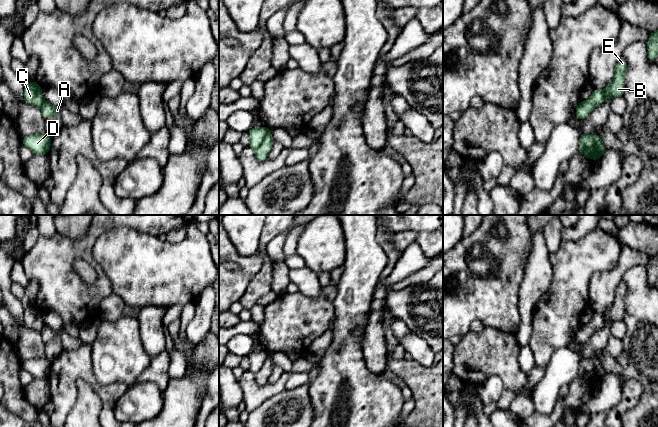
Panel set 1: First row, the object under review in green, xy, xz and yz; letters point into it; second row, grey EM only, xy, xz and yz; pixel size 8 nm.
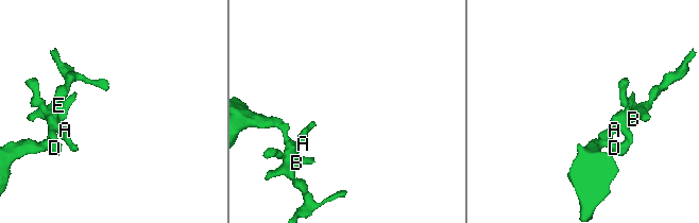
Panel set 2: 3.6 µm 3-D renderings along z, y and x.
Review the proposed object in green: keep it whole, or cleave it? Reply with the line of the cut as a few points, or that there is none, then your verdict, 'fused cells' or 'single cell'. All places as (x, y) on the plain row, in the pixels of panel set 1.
cut in xz along (268, 353), (263, 365), (254, 374); fused cells

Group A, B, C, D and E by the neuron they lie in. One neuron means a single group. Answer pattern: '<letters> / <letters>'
A B E / C D

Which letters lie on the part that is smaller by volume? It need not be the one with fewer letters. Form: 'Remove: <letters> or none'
Remove: A, B, E

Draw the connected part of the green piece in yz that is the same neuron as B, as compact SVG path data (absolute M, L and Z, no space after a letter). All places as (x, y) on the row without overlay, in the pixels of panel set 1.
M621 281L616 288L614 301L611 307L604 313L594 313L592 320L588 324L581 325L576 331L575 338L577 344L582 344L589 340L595 331L601 329L606 321L611 323L623 320L625 315L625 295L627 286Z

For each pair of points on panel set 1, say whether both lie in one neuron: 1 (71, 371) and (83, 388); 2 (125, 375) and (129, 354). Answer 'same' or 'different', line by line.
1: different
2: same

